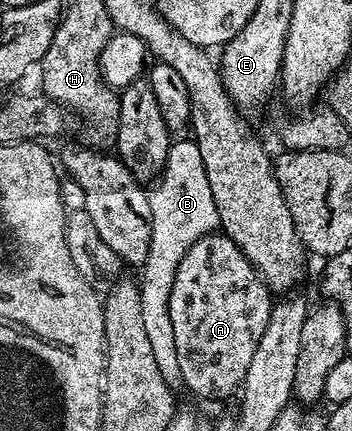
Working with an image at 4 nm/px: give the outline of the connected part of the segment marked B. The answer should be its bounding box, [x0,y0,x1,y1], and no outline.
[139,140,220,384]

